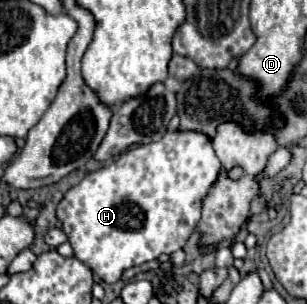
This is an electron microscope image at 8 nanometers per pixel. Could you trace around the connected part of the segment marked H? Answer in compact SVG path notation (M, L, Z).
M168 131L160 141L148 145L136 145L120 153L120 157L88 173L76 187L72 187L58 203L56 215L68 235L74 255L84 261L94 275L106 283L116 283L122 271L146 261L158 259L162 253L170 255L184 247L186 239L194 233L200 217L200 199L208 187L216 181L220 161L212 149L210 139L198 131Z

